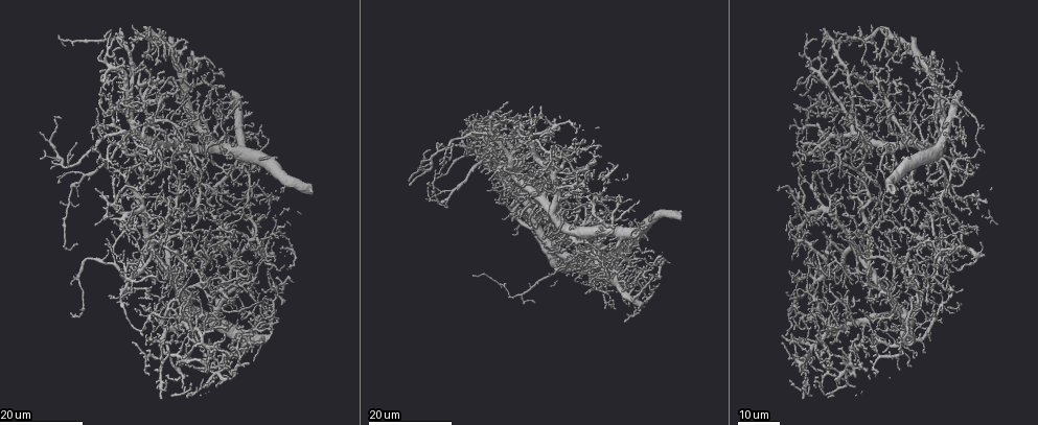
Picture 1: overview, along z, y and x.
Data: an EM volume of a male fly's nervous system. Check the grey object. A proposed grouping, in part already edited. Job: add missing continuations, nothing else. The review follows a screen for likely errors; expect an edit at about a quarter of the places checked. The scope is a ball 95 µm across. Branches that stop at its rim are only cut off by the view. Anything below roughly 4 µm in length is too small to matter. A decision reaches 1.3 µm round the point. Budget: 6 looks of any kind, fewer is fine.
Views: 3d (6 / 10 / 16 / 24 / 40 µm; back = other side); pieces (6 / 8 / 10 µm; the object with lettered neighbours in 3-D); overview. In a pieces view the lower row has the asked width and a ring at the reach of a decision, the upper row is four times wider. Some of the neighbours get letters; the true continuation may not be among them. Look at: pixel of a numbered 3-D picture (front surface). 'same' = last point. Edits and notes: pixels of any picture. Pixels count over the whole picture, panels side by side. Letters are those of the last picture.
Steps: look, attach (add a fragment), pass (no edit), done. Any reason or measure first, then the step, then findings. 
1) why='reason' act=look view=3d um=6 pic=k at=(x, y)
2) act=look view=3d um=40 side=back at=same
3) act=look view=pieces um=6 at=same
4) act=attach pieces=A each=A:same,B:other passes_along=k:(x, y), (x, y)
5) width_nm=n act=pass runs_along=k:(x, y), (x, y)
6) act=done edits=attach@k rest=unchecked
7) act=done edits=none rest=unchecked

why='tapers out' act=look view=3d um=16 pic=1 at=(824, 371)

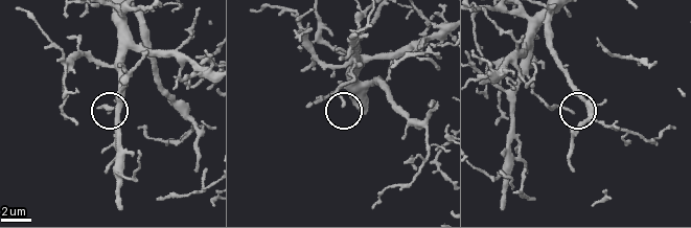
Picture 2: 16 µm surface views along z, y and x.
act=look view=pieces um=10 pic=2 at=(570, 111)

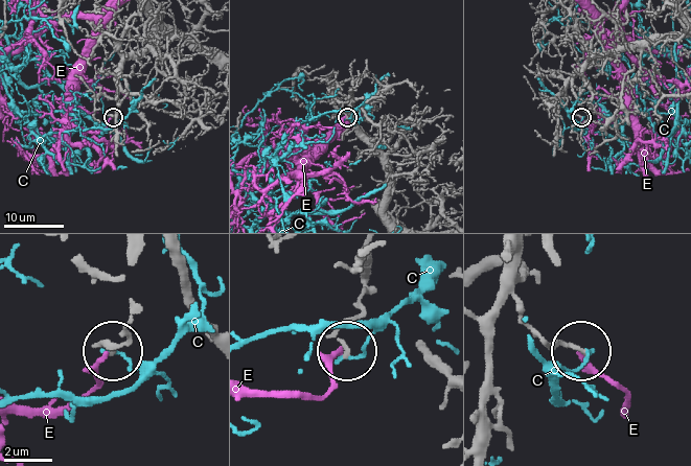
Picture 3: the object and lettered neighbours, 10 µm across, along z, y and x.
act=pass each=C:other,E:other runs_along=3:(521, 252), (511, 294), (515, 305), (542, 335), (581, 351) found='no lettered fragment goes on from it'

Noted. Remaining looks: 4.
why='free end' act=look view=3d um=24 pic=1 at=(607, 251)

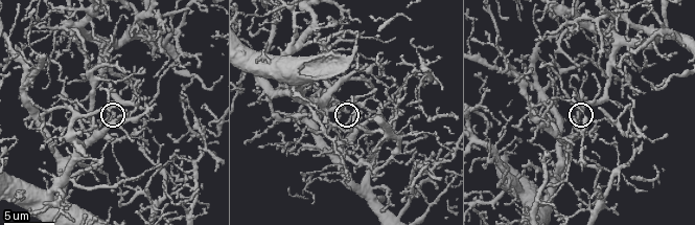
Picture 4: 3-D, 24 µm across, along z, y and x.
why='what lies round it' act=look view=pieces um=10 pic=4 at=(348, 110)

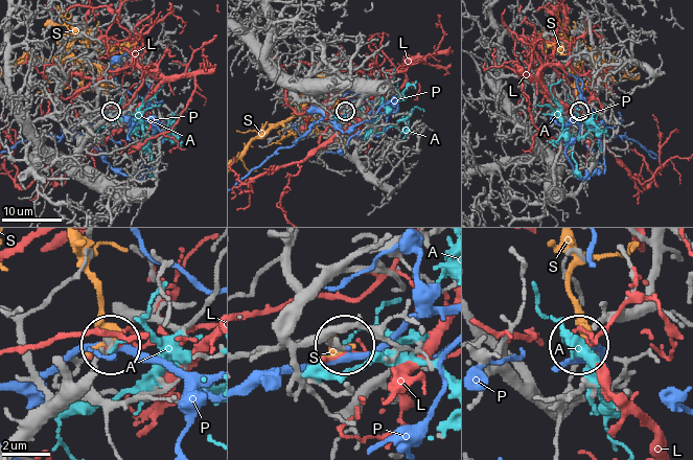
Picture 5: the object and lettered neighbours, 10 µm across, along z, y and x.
width_nm=230 act=pass each=A:other,L:other,P:other,S:other found='none of them fits'

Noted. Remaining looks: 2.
why='branch stops here' act=look view=3d um=24 pic=1 at=(238, 109)

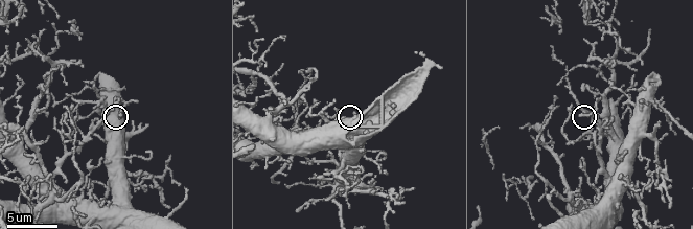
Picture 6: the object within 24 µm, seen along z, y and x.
act=look view=pieces um=10 pic=6 at=(122, 115)

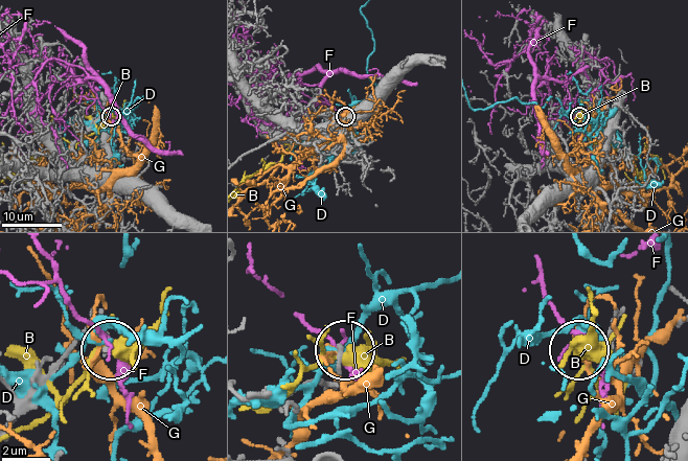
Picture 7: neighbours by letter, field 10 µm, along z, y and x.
act=pass each=B:other,D:other,F:other,G:other found='none of them fits'

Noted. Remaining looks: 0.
act=done edits=none rest=unchecked

